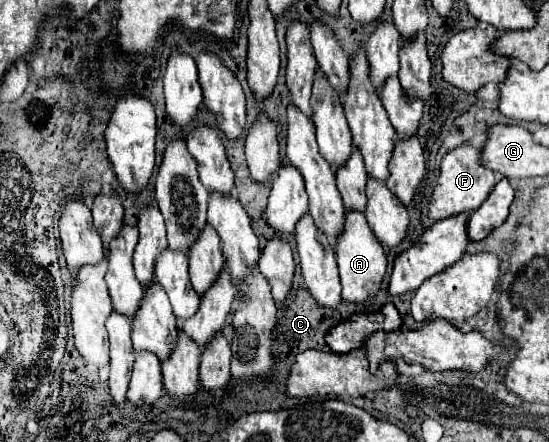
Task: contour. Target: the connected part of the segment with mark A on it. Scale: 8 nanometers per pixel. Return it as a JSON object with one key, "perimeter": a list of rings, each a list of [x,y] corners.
{"perimeter":[[[345,211],[345,223],[343,231],[337,235],[335,255],[337,255],[339,279],[343,285],[343,299],[347,303],[363,303],[365,299],[371,299],[381,287],[383,275],[387,271],[387,257],[383,245],[377,241],[373,229],[369,227],[361,211]]]}

